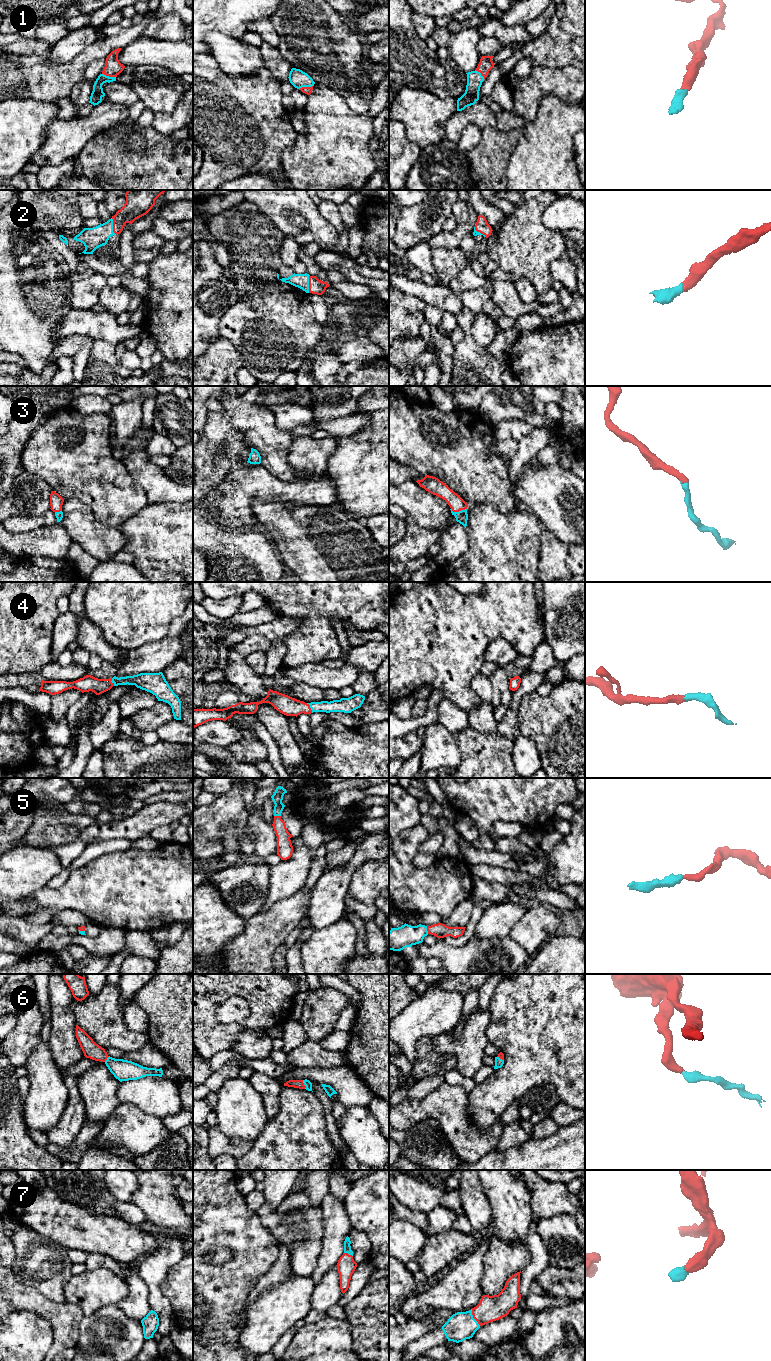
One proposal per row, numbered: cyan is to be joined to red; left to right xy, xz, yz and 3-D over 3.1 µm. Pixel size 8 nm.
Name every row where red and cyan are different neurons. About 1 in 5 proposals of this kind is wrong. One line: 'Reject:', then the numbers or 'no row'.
Reject: no row

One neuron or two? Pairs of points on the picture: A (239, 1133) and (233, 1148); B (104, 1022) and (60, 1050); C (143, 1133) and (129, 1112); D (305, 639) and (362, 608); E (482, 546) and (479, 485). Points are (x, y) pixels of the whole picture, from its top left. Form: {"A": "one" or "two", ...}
{"A": "two", "B": "two", "C": "one", "D": "one", "E": "two"}

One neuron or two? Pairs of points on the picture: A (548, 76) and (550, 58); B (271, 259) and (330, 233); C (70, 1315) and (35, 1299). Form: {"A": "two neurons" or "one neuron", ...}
{"A": "two neurons", "B": "two neurons", "C": "one neuron"}

